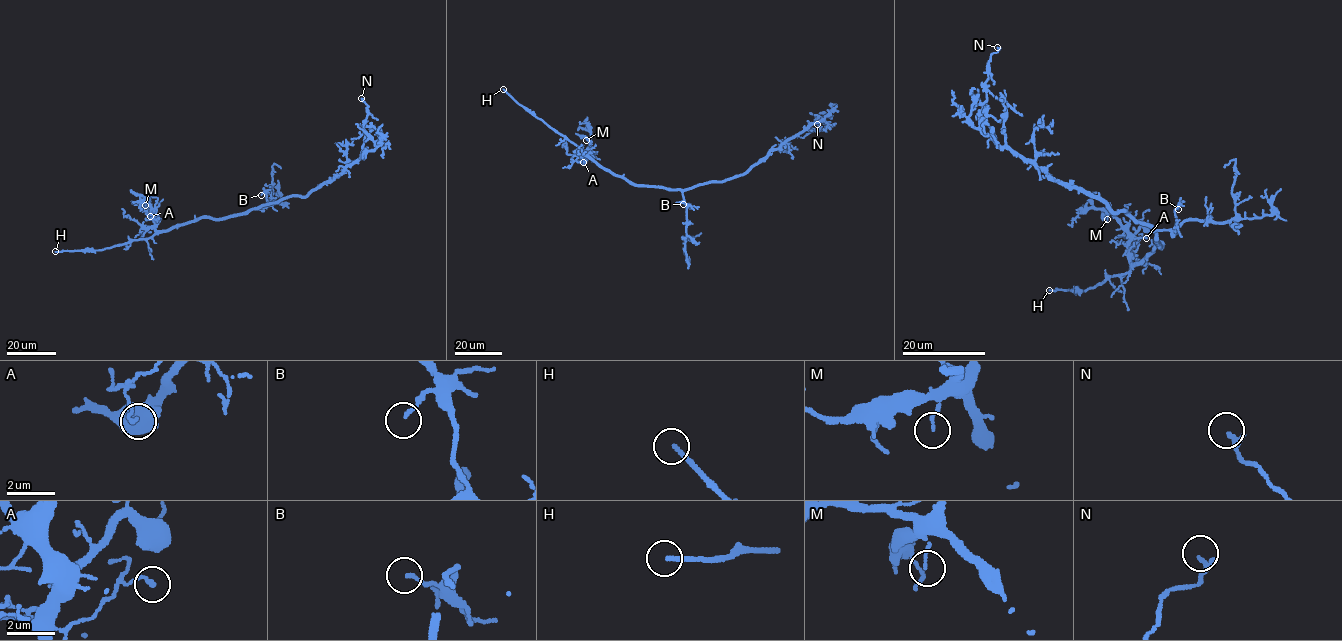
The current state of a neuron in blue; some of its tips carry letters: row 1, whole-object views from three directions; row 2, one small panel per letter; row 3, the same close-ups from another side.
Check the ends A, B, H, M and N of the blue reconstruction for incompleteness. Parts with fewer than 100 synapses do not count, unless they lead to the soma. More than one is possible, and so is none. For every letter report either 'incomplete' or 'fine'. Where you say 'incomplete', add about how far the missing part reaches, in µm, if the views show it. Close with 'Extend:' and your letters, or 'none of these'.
A: fine
B: fine
H: incomplete | 60 µm
M: fine
N: fine
Extend: H

